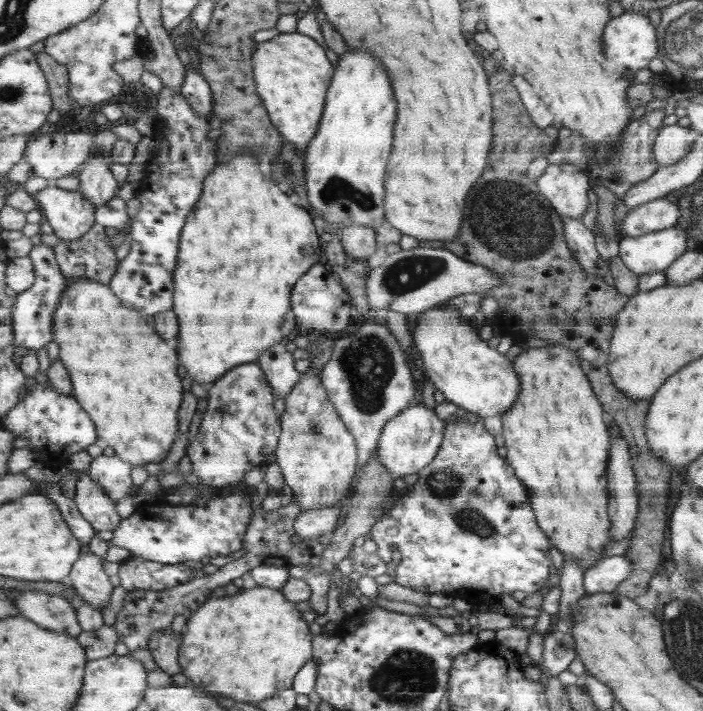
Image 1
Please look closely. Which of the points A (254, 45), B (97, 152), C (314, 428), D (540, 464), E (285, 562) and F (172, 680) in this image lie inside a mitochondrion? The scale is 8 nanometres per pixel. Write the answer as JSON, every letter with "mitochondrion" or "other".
{"A":"other","B":"other","C":"mitochondrion","D":"other","E":"other","F":"other"}

